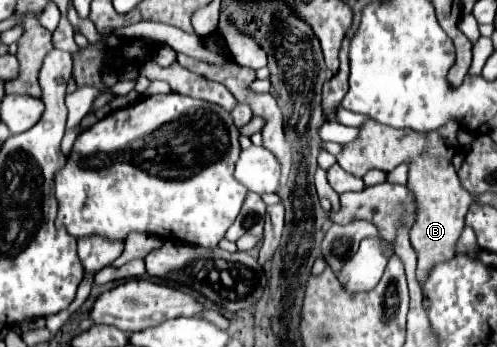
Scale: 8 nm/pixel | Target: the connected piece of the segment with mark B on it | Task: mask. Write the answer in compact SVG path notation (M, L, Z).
M455 120L445 122L441 128L431 132L415 132L409 128L391 128L379 122L365 122L359 128L357 140L343 144L343 150L337 154L337 164L355 176L363 176L371 168L393 170L399 164L409 166L407 188L415 196L417 204L417 220L411 228L411 244L419 256L417 278L423 282L427 276L427 268L437 264L439 260L447 260L455 256L455 244L465 226L465 214L473 202L473 196L463 188L457 170L451 164L451 158L459 150L459 124Z

